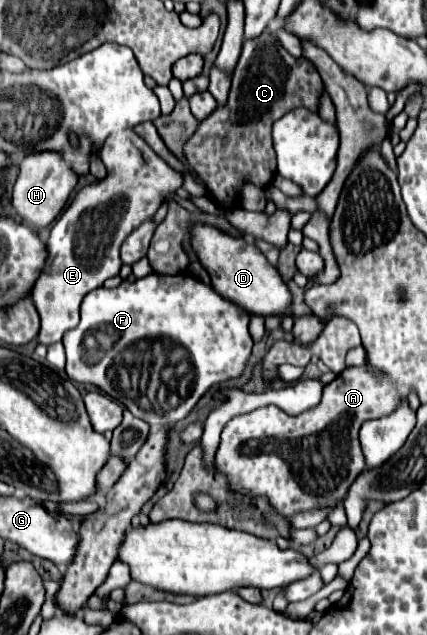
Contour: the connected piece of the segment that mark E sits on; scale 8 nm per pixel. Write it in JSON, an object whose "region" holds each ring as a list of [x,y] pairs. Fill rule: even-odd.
{"region":[[[132,129],[108,135],[100,149],[100,159],[106,167],[106,177],[78,191],[46,241],[50,255],[32,289],[32,301],[42,321],[38,341],[44,345],[62,341],[64,331],[76,327],[84,295],[102,287],[108,277],[118,275],[122,267],[120,245],[124,239],[138,223],[154,217],[166,197],[180,189],[184,181],[184,173],[172,169]]]}

